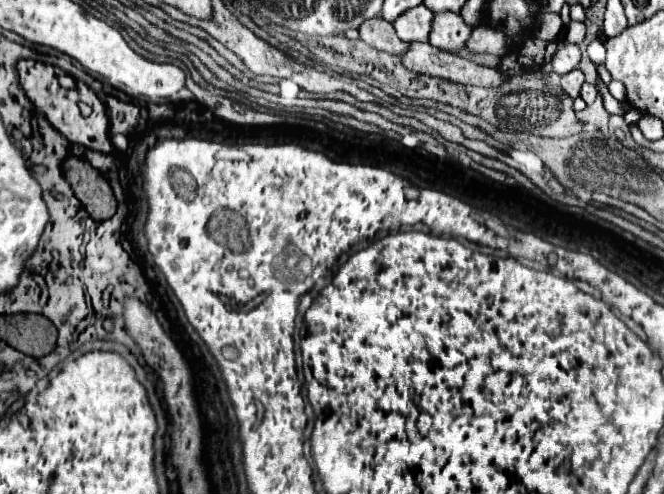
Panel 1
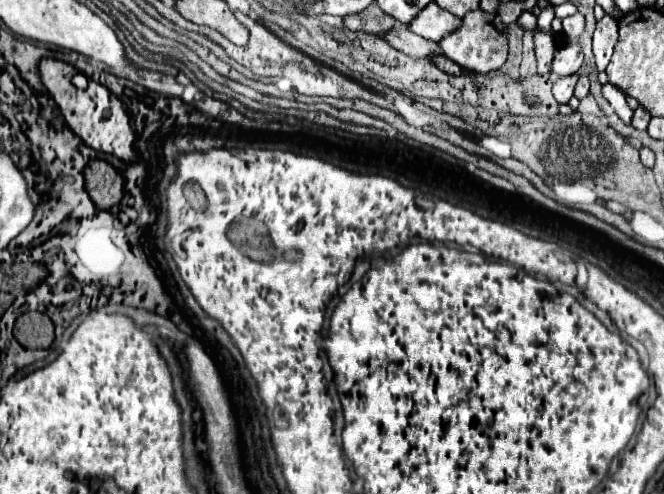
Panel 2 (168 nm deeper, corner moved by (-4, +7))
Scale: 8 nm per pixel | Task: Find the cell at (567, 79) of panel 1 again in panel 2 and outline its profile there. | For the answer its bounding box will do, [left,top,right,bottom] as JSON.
[552,74,578,104]

